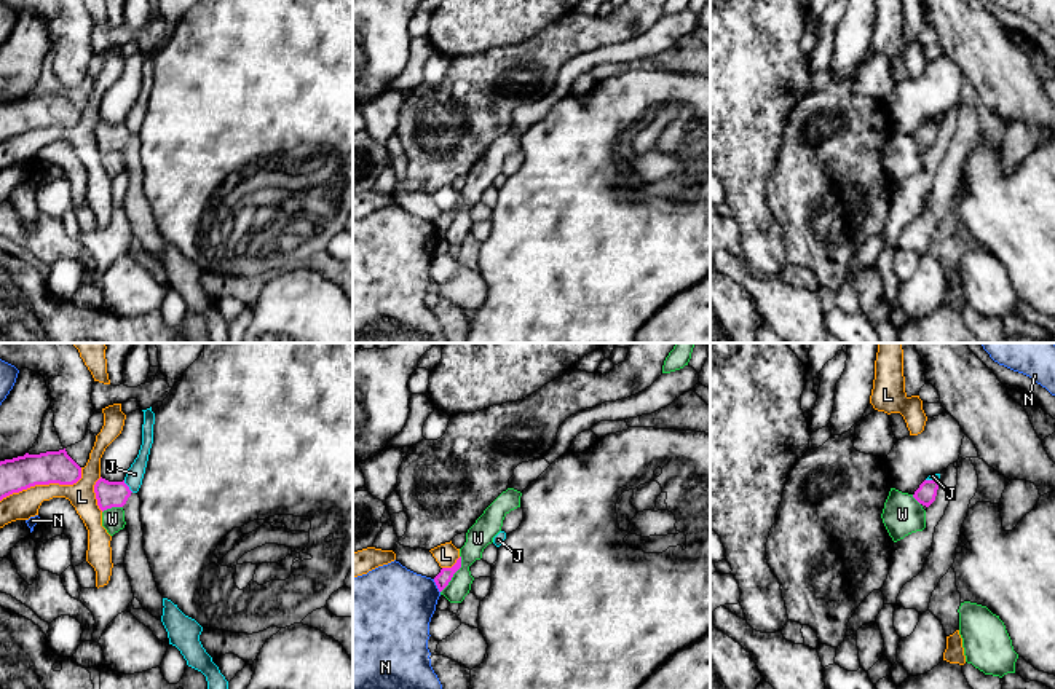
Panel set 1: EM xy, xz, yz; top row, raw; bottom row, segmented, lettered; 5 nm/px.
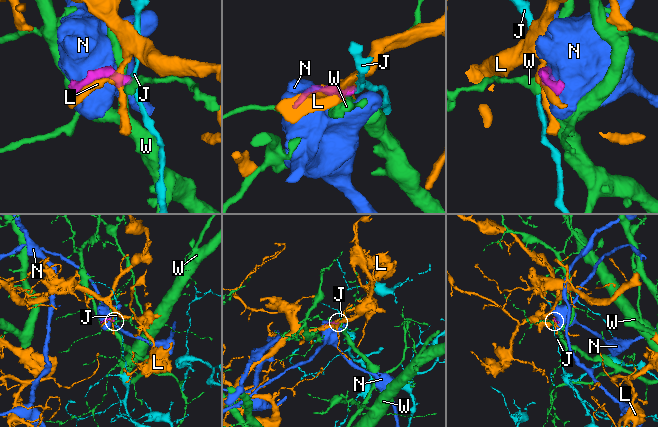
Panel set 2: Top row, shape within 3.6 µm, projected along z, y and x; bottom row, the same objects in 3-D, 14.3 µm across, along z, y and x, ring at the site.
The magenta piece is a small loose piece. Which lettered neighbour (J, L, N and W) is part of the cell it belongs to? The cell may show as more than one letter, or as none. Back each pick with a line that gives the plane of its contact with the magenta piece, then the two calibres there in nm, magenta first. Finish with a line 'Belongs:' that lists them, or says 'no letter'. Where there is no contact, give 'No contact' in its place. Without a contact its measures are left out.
Belongs: no letter

